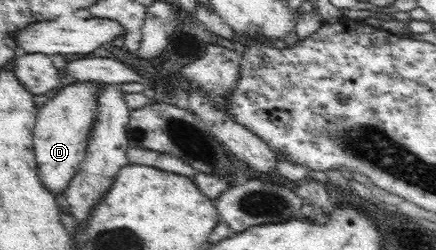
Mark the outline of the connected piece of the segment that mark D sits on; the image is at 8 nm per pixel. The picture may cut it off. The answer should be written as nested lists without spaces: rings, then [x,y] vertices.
[[[94,83],[63,84],[62,91],[37,109],[36,123],[34,123],[34,154],[39,166],[38,176],[42,184],[53,194],[60,193],[68,185],[69,179],[77,167],[86,160],[86,147],[88,147],[88,133],[92,131],[92,123],[98,115],[96,93],[100,91]]]

